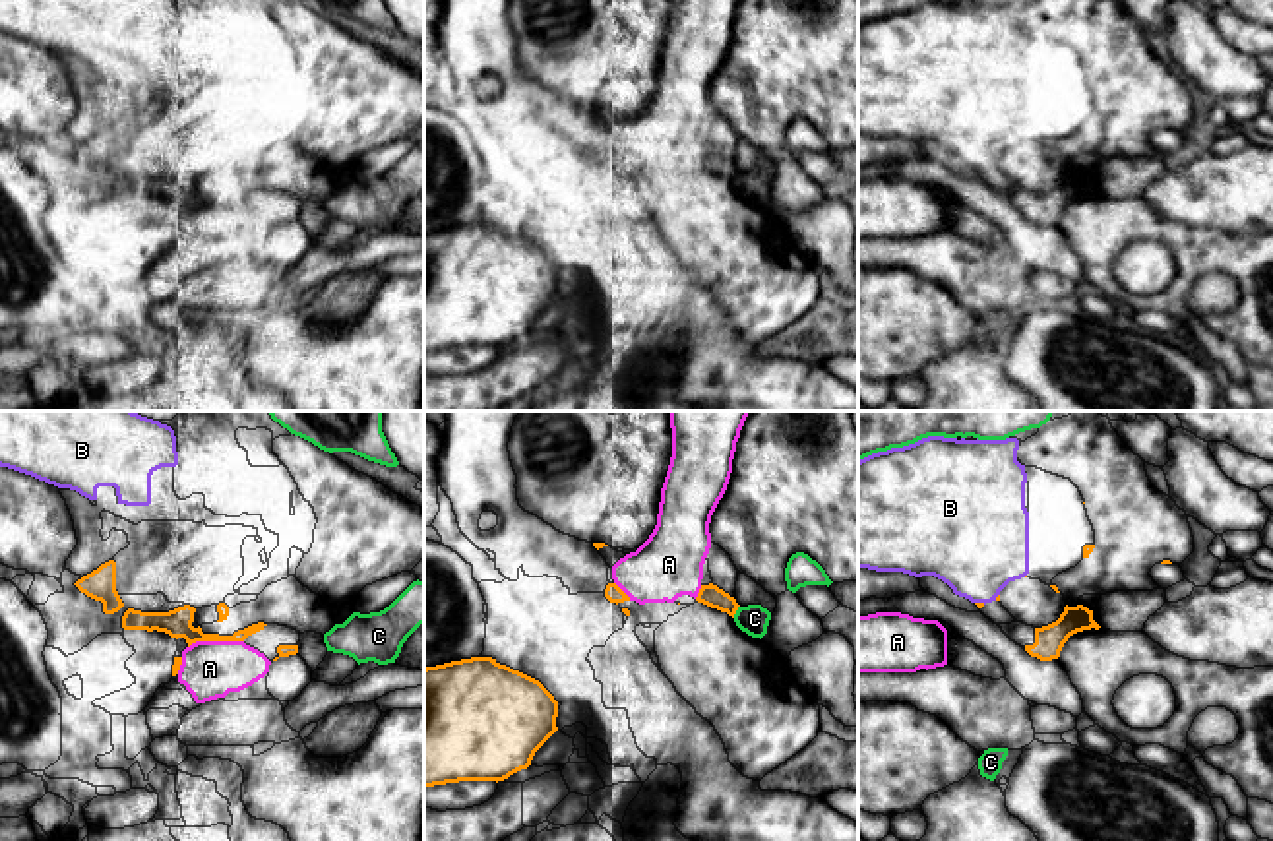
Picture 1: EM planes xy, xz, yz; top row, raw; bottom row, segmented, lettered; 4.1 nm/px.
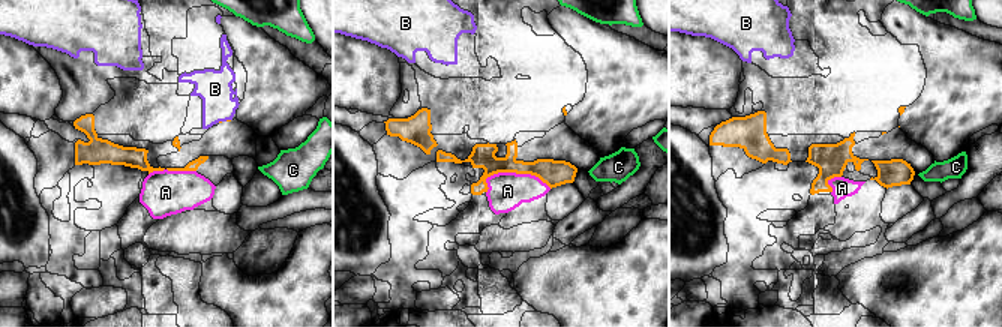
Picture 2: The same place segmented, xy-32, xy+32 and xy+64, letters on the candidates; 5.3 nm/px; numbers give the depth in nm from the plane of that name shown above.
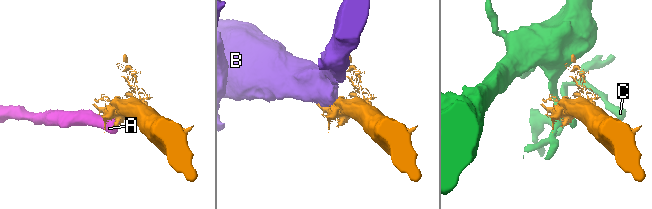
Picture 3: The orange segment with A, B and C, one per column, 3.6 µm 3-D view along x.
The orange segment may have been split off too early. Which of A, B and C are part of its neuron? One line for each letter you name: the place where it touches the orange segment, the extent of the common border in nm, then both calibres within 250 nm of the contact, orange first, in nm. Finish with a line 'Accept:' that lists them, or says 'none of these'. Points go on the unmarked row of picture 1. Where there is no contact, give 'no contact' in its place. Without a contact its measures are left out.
B: meets orange in yz at (981, 169); contact 50 nm long; 20 nm thick on the orange side, 420 nm on the other
Accept: B

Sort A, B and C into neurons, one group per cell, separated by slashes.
A / B / C

